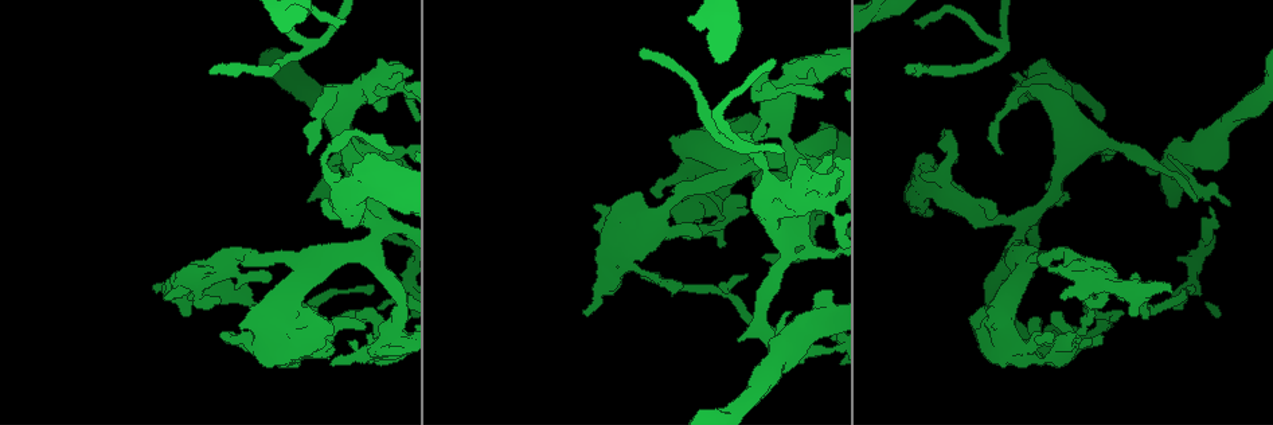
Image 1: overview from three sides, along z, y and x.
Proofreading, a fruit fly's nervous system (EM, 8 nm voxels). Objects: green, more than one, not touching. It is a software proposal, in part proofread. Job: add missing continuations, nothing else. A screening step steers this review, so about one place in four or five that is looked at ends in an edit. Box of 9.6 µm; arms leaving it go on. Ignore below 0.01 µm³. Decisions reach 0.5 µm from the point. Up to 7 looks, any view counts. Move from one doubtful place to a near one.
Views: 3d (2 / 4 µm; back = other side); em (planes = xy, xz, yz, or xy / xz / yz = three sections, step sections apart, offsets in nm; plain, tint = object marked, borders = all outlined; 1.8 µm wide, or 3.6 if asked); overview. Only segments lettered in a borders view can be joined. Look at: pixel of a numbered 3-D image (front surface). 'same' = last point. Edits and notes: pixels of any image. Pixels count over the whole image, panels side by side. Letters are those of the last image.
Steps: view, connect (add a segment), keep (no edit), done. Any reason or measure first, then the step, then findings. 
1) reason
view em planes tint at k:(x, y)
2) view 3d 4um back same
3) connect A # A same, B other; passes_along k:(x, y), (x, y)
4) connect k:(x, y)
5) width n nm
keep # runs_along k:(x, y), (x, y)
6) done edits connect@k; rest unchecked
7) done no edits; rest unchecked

long arm stops here
view em planes borders at 1:(919, 20)

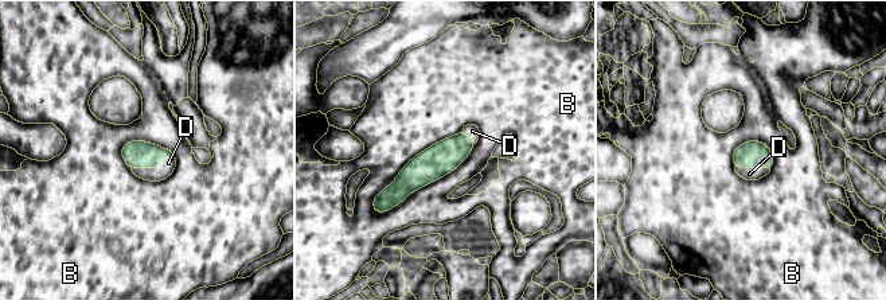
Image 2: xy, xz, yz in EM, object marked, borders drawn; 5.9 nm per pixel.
connect 2:(168, 163) # B other, D same; passes_along 2:(137, 154), (155, 167), (168, 163); it goes on there

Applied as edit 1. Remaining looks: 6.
an open end
view em 3.6um planes borders at 1:(994, 328)

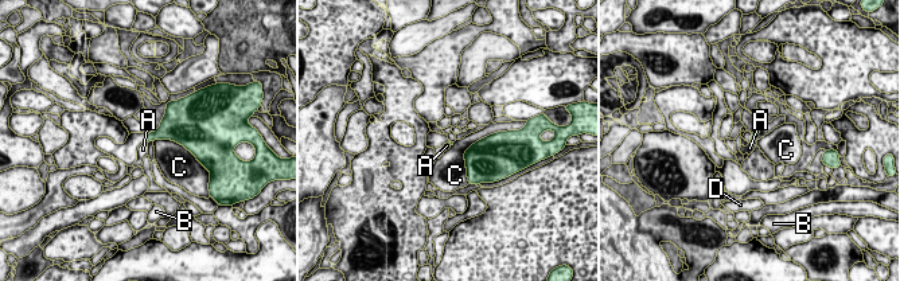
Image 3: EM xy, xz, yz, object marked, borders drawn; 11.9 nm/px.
keep # A other, B other, C other, D other; border 3:(755, 137), (751, 141); no lettered segment goes on from it

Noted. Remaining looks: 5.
free end
view 3d 4um at 1:(378, 308)

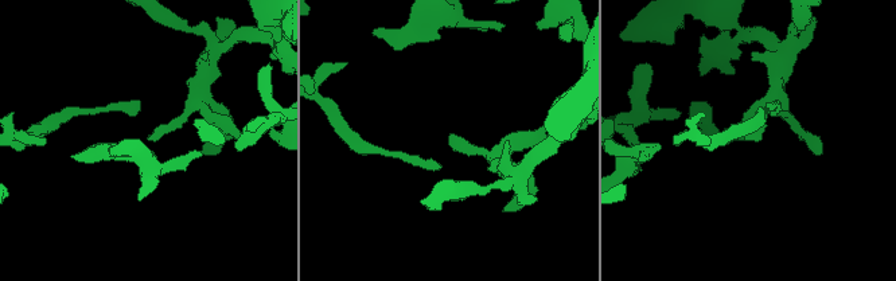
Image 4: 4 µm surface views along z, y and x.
now the EM
view em 3.6um planes borders at 4:(452, 133)

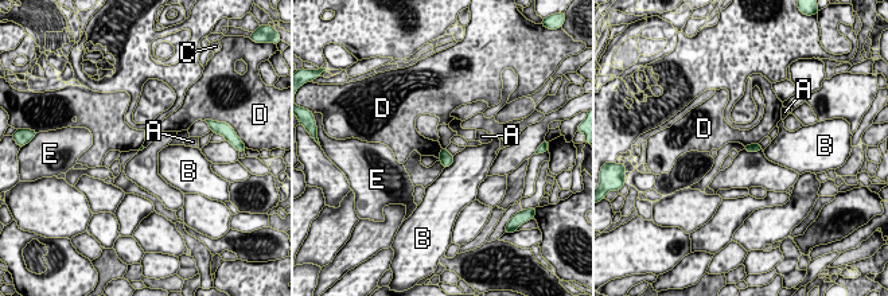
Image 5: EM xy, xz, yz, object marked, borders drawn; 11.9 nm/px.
keep # A other, B other, C other, D other, E other; border 5:(758, 141), (744, 147); none of them fits

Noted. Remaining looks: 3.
done edits connect@2; rest unchecked

